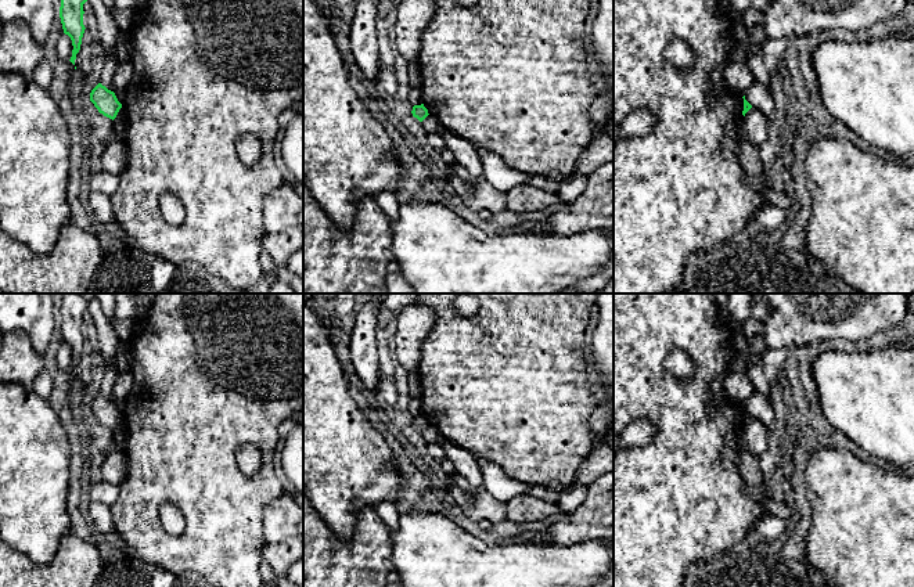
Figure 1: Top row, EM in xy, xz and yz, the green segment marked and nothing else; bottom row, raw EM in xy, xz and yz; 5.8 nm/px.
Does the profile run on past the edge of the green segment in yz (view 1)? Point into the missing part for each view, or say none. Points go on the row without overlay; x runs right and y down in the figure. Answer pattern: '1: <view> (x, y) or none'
1: none

